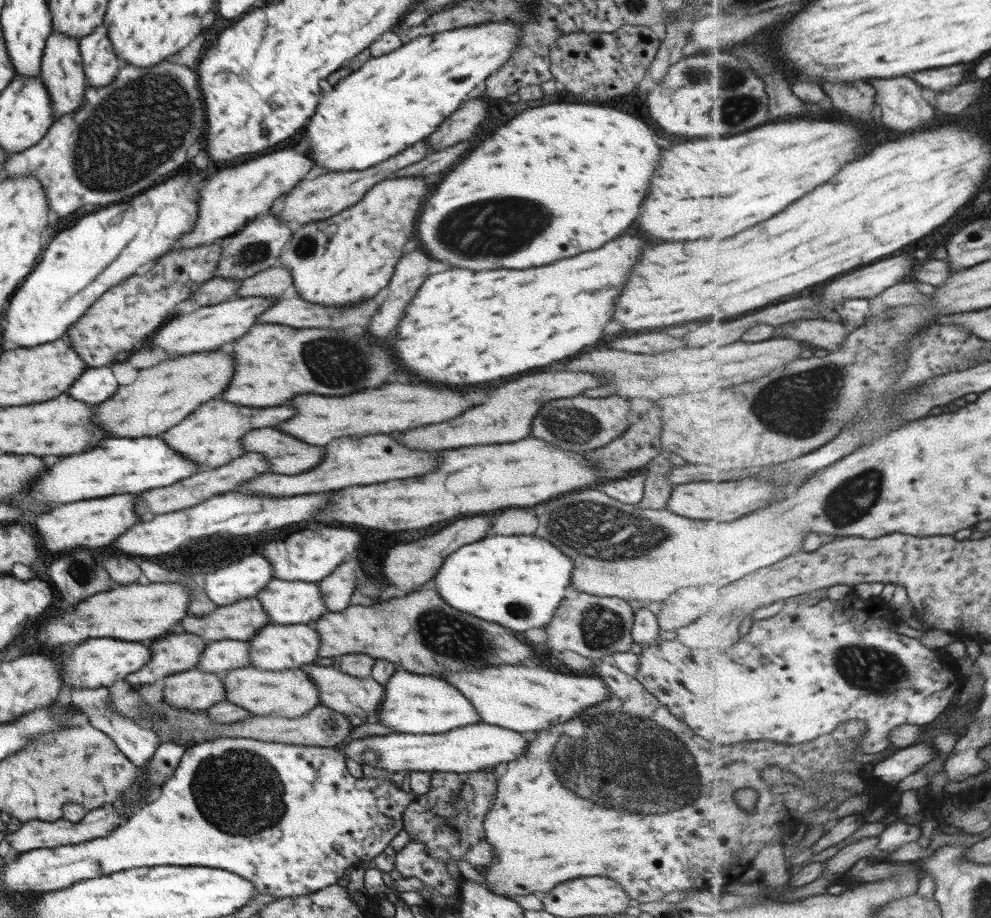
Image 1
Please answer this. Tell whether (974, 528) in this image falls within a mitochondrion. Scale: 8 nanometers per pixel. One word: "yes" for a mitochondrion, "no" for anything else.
no

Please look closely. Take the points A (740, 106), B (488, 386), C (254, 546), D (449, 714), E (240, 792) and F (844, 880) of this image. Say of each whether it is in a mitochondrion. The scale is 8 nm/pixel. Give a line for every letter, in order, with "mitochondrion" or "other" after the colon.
A: mitochondrion
B: other
C: other
D: other
E: mitochondrion
F: other

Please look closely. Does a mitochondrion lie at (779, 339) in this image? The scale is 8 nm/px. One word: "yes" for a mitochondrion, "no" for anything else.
no

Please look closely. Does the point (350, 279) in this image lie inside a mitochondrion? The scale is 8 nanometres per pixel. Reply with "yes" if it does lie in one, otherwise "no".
no

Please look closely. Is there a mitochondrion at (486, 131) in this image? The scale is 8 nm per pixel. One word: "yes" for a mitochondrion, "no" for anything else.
no

